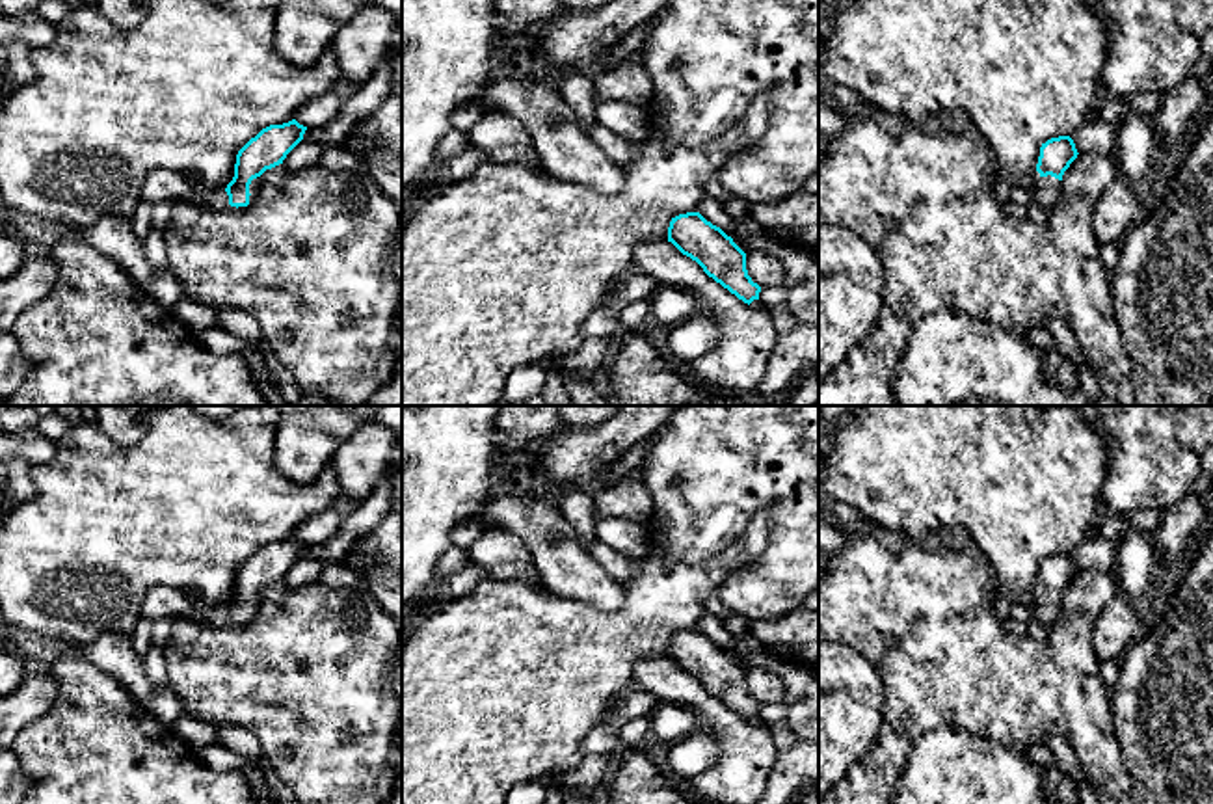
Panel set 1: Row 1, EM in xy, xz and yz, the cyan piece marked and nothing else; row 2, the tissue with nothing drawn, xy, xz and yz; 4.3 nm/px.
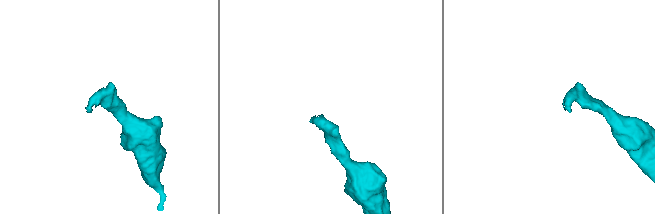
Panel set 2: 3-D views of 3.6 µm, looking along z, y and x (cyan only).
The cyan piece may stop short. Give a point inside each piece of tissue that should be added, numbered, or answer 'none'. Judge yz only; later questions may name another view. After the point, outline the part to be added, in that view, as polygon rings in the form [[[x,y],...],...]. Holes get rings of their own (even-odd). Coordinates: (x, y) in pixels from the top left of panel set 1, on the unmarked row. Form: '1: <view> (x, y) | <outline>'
1: yz (1044, 607) | [[[1034,588],[1034,599],[1033,603],[1023,610],[1025,618],[1033,618],[1044,625],[1051,625],[1060,610],[1060,597],[1047,592],[1042,594],[1038,588]]]

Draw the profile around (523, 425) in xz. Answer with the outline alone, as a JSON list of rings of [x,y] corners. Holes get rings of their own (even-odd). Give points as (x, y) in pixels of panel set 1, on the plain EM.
[[[502,406],[497,430],[506,434],[512,450],[545,439],[558,424],[558,406]]]

